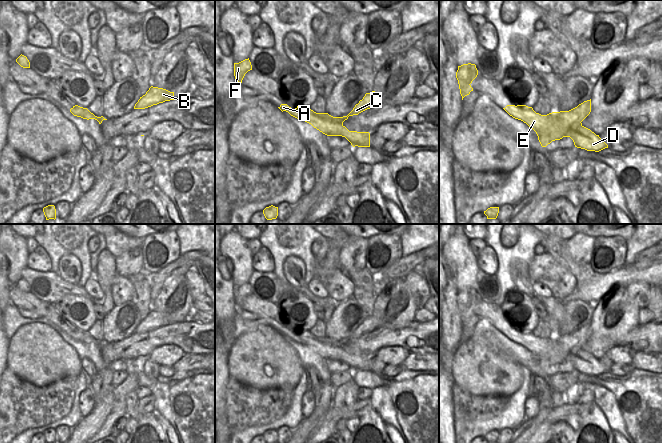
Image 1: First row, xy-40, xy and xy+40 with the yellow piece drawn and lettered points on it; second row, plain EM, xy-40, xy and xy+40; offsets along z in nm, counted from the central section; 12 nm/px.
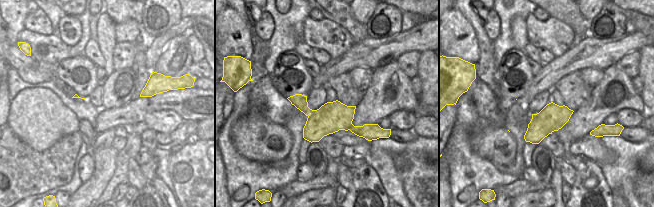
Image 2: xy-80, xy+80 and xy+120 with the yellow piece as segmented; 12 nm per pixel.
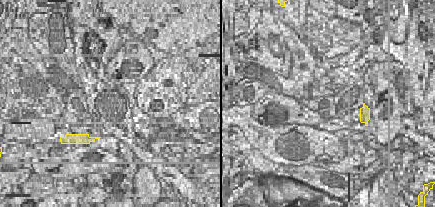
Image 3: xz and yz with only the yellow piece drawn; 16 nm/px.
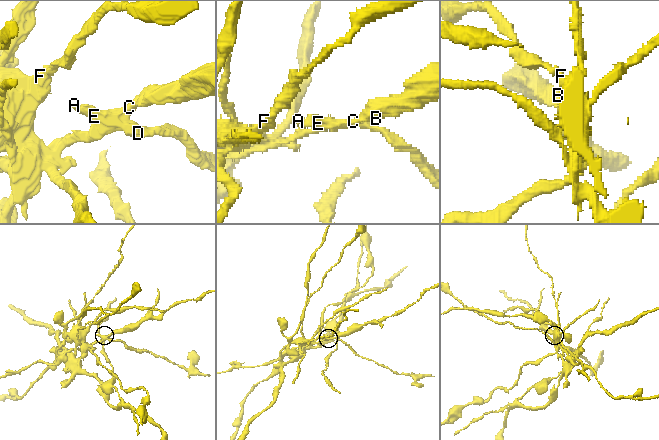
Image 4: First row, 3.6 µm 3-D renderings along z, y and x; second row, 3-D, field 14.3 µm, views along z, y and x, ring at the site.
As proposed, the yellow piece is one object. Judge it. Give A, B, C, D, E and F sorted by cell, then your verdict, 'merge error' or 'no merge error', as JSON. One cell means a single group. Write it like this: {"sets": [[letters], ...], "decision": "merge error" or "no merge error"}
{"sets": [["A", "B", "C", "E", "F"], ["D"]], "decision": "merge error"}

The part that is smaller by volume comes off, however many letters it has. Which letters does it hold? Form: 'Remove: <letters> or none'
Remove: D

